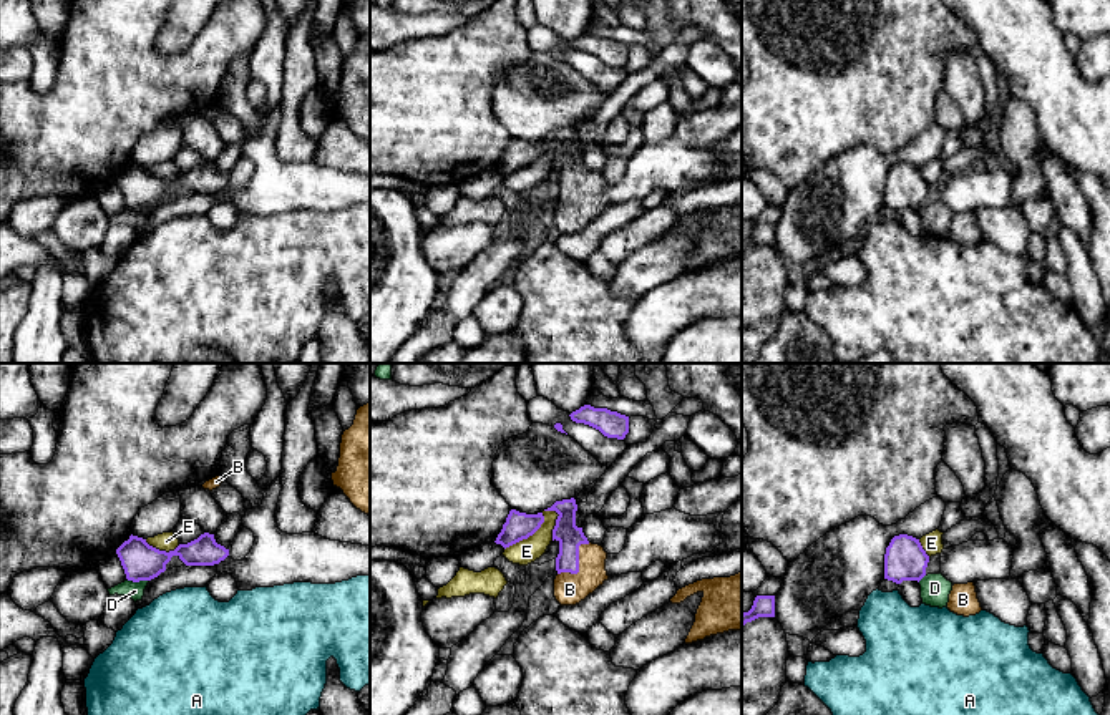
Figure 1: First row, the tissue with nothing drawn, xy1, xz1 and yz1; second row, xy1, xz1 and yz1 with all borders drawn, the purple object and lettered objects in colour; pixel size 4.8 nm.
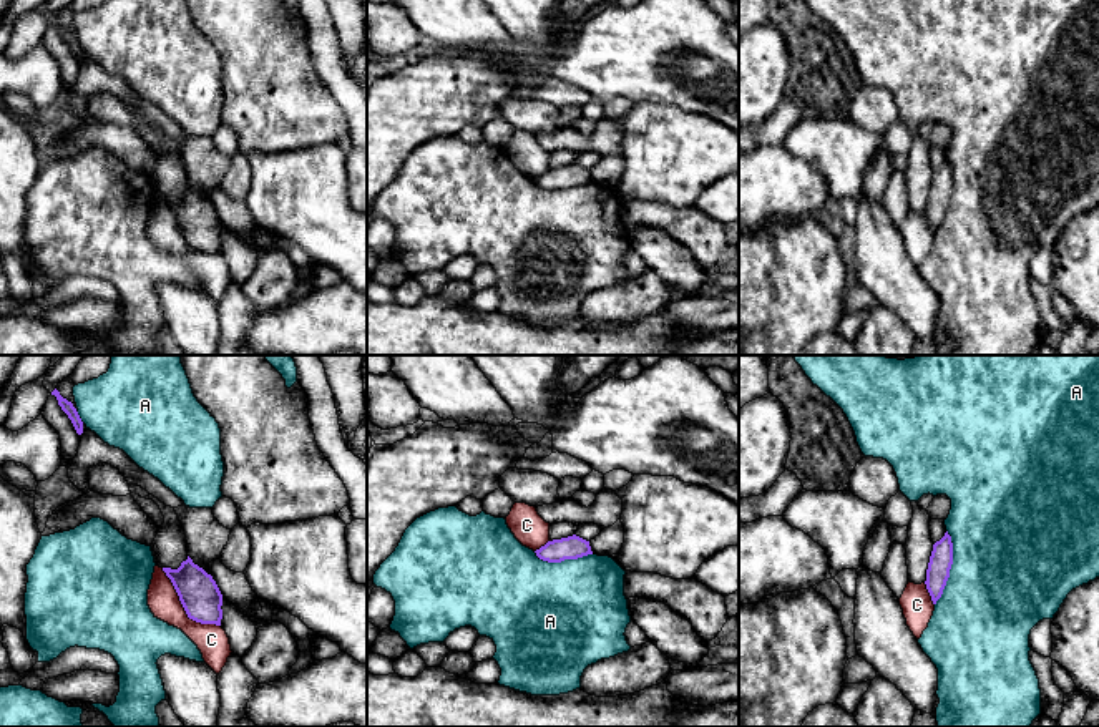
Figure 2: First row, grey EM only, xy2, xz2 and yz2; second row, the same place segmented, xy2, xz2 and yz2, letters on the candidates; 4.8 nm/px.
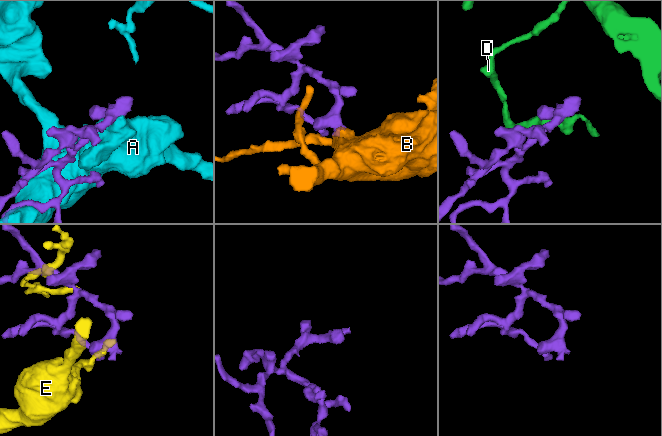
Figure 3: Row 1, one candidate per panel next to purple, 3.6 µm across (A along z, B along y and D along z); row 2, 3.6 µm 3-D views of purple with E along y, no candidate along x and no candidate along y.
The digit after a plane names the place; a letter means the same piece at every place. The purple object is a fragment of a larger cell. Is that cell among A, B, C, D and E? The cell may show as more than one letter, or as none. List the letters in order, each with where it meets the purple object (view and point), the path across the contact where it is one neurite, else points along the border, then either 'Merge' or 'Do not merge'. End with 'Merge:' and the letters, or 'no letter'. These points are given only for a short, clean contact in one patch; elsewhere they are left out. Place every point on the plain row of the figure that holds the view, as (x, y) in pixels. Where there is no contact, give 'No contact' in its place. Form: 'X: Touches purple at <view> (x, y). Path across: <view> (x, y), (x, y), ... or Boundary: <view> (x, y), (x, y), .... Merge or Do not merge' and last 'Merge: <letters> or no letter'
A: Touches purple at yz2 (950, 196). Do not merge
B: Touches purple at xz1 (578, 193). Path across: xz1 (569, 165), (578, 193), (578, 204), (569, 218). Merge
C: Touches purple at xy2 (183, 234). Do not merge
D: Touches purple at xy1 (138, 209). Boundary: xy1 (128, 208), (148, 209). Do not merge
E: Touches purple at xz1 (536, 158). Do not merge
Merge: B

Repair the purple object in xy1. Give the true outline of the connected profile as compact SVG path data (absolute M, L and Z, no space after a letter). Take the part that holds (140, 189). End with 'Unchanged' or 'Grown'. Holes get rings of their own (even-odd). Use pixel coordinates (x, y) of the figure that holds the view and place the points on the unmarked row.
M204 161L197 168L179 173L174 179L159 179L138 164L129 164L116 182L126 207L133 211L151 209L166 199L166 192L178 184L186 194L214 194L229 184L229 178L217 173L214 163Z. Unchanged

